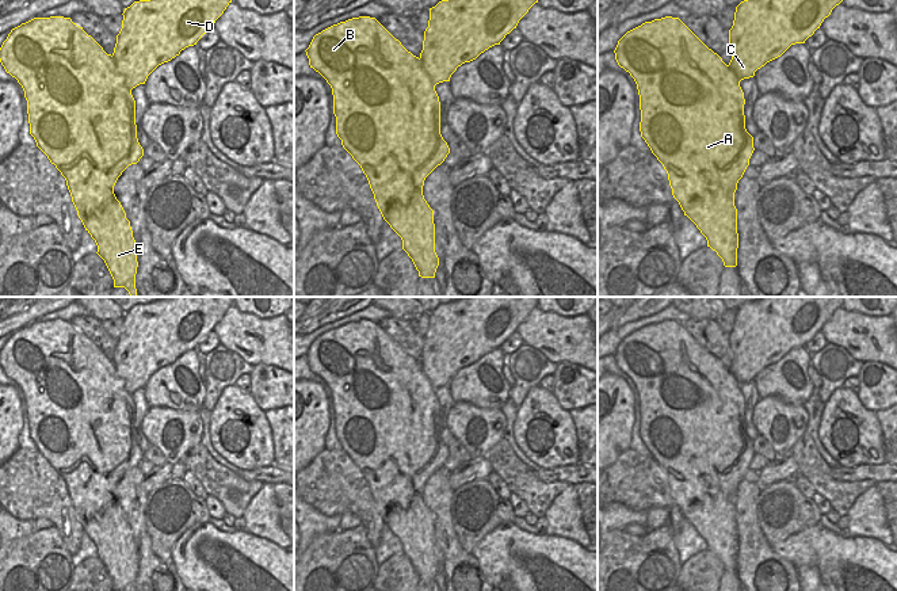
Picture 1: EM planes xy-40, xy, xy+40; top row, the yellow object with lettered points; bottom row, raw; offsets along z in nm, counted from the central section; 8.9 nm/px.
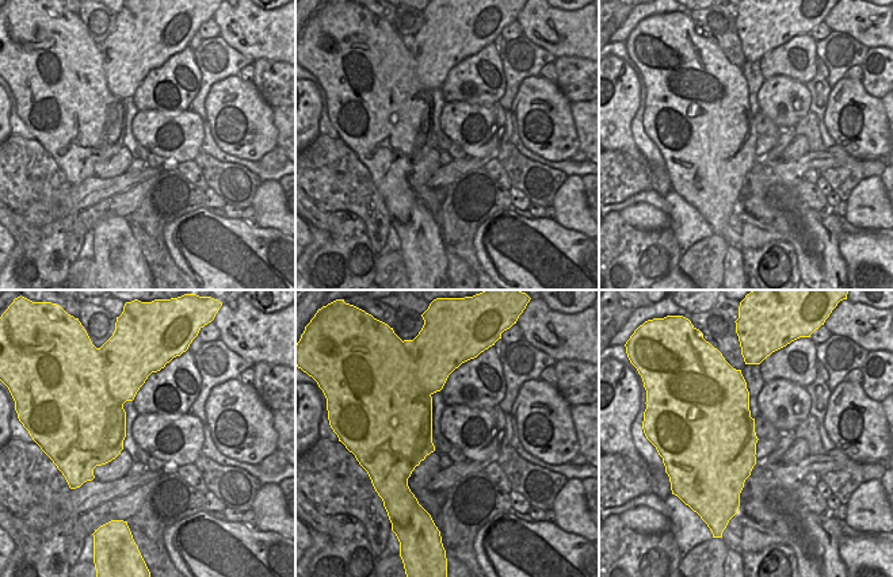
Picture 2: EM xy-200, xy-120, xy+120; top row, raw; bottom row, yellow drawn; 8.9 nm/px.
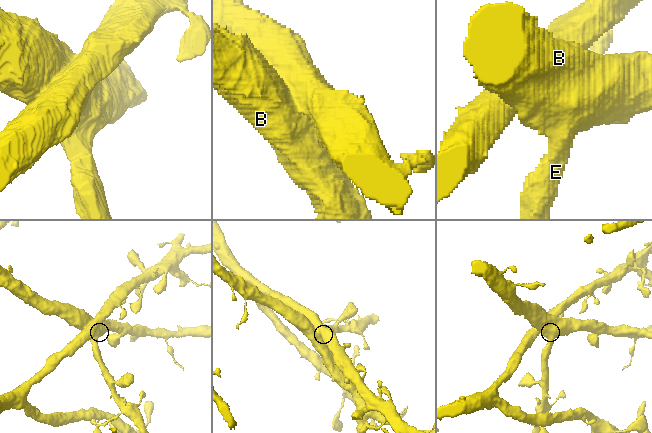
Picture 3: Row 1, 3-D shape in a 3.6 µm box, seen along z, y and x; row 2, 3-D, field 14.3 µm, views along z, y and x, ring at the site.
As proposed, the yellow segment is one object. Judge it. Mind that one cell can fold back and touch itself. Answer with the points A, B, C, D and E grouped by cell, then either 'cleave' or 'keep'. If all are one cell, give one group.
groups A B E / C D; cleave

